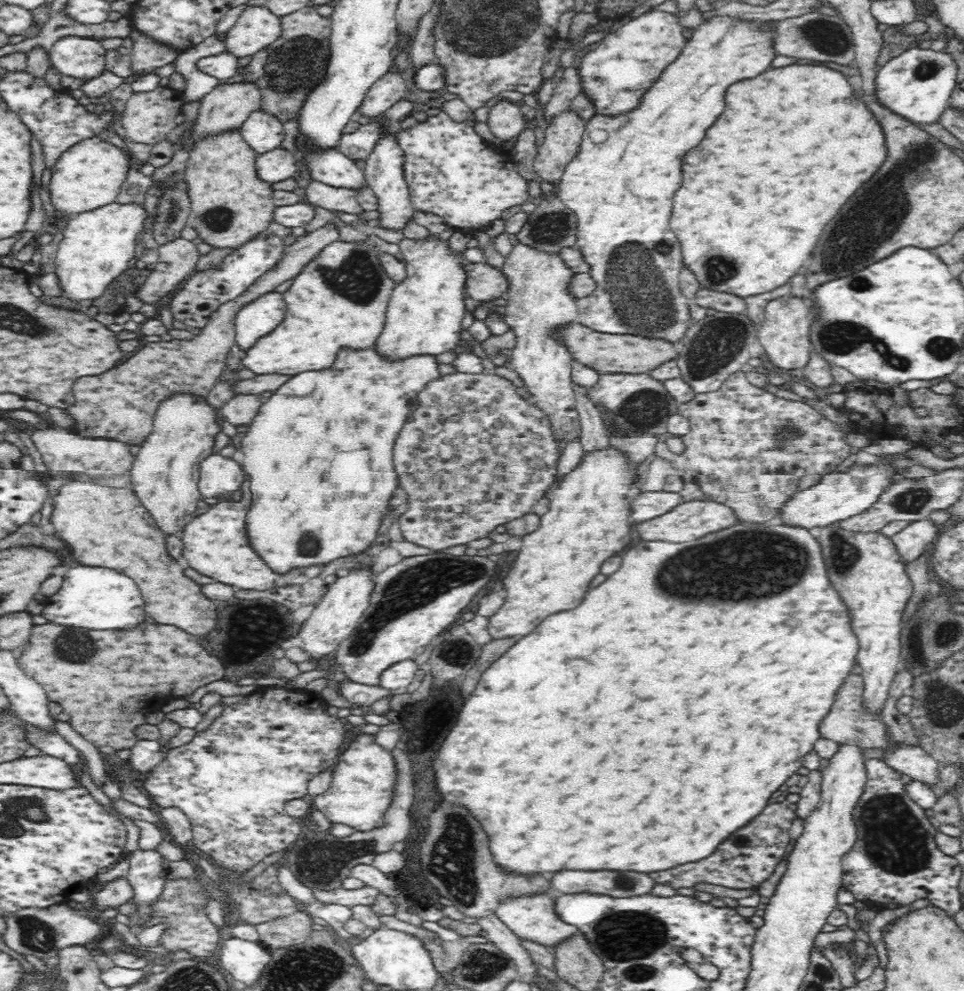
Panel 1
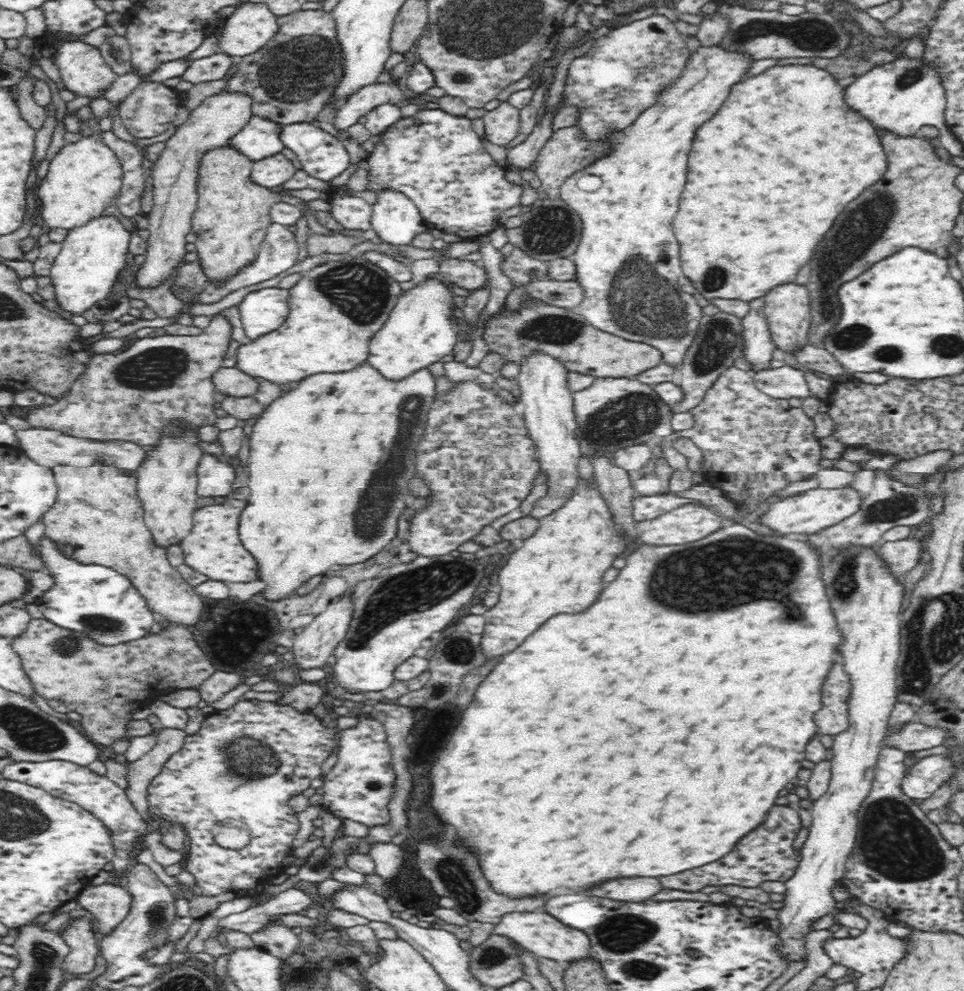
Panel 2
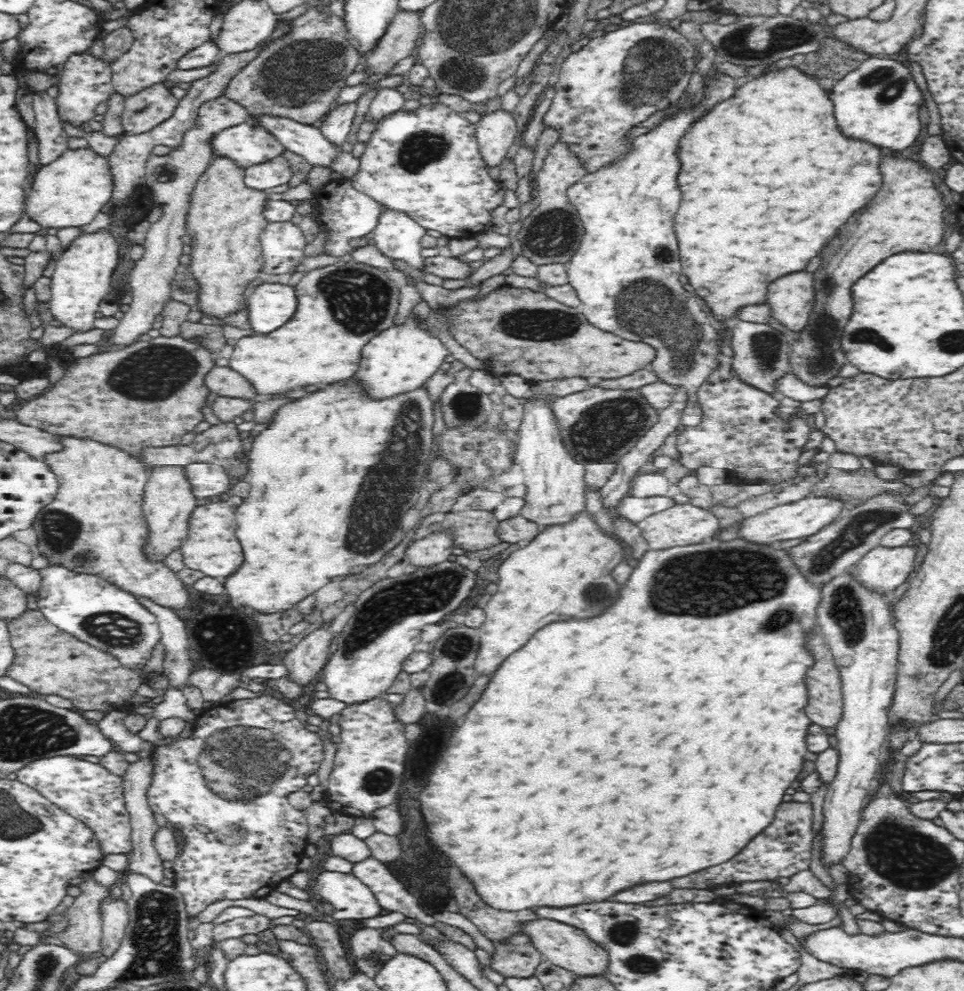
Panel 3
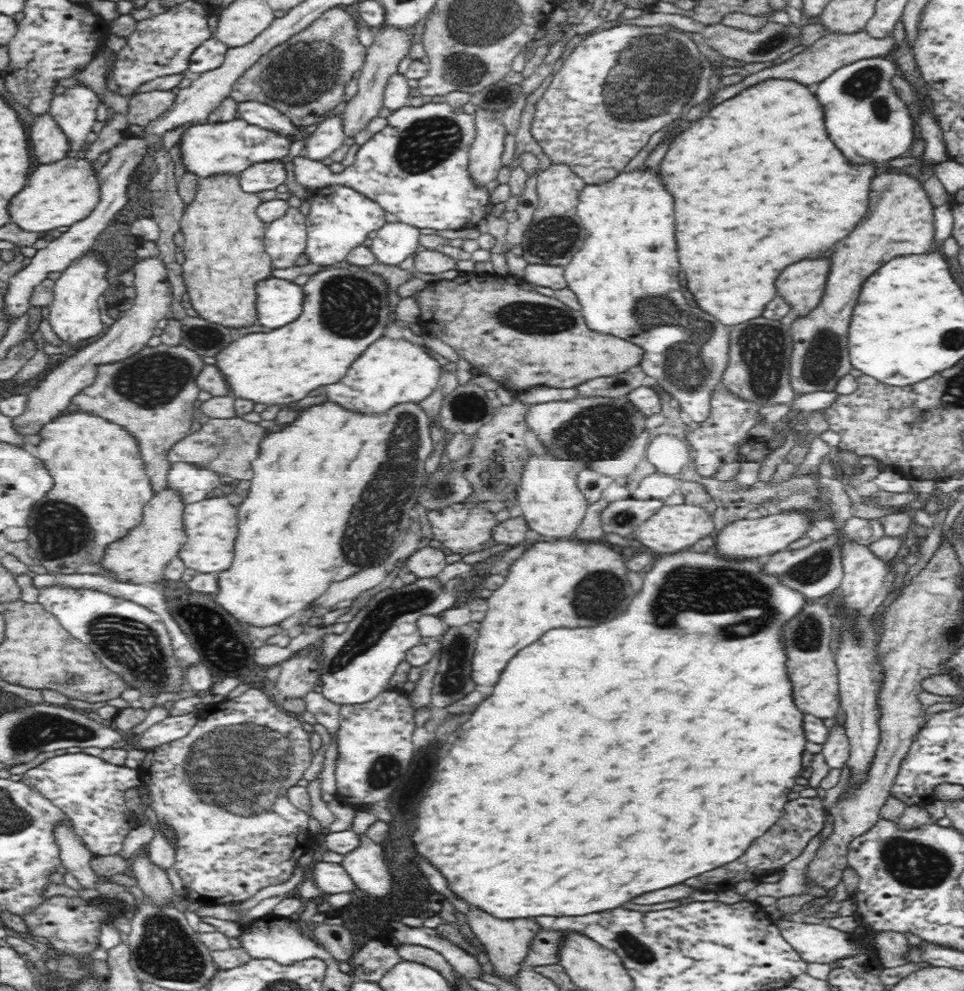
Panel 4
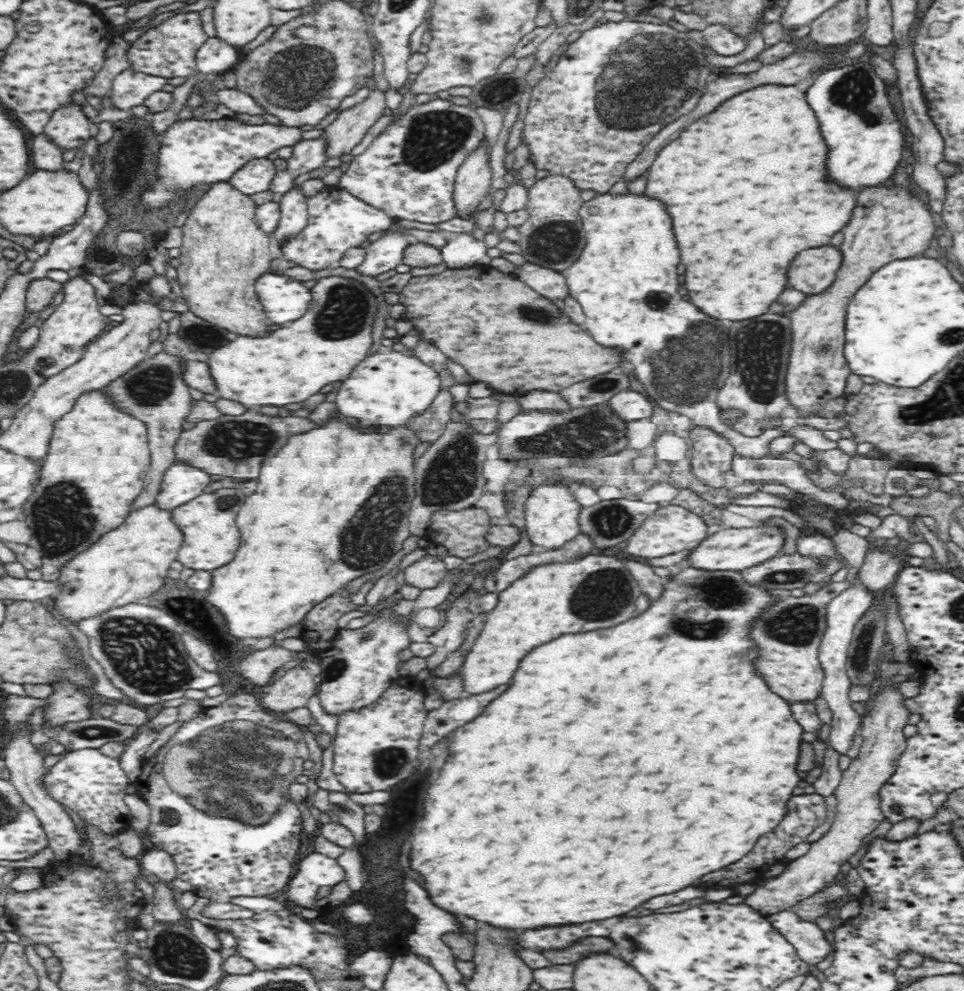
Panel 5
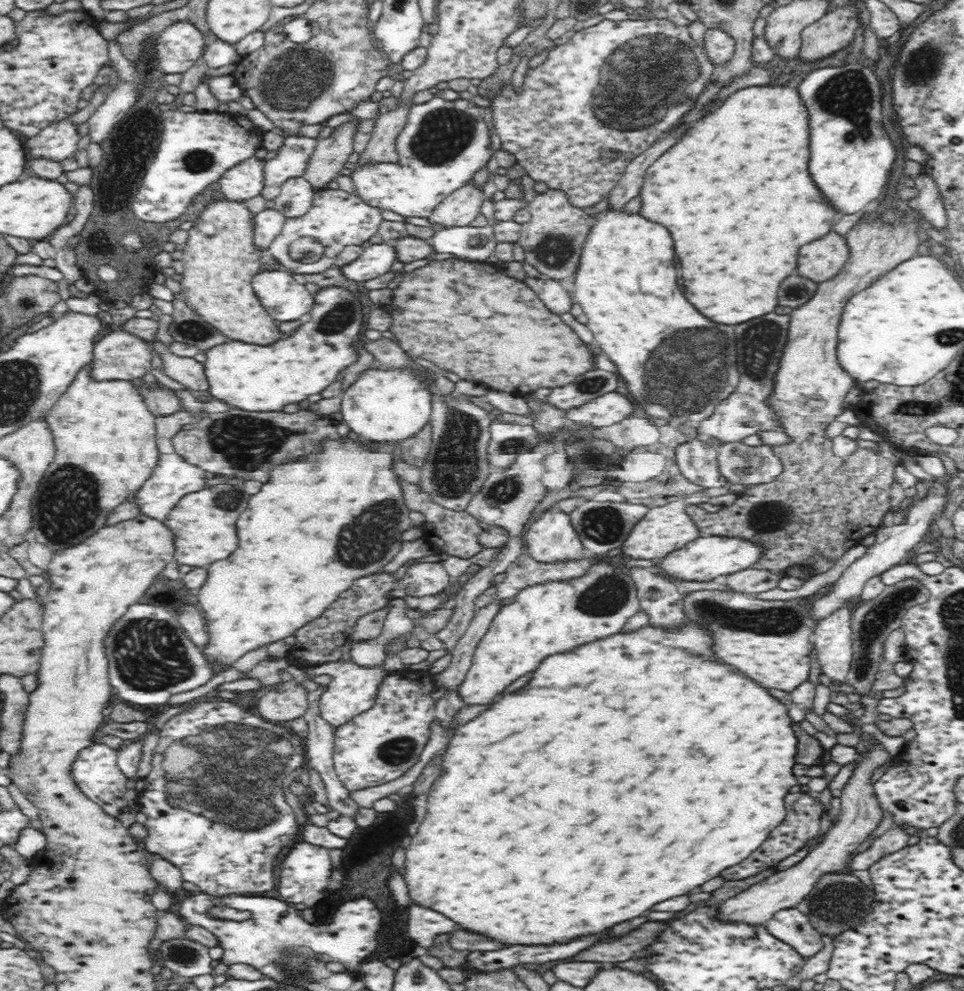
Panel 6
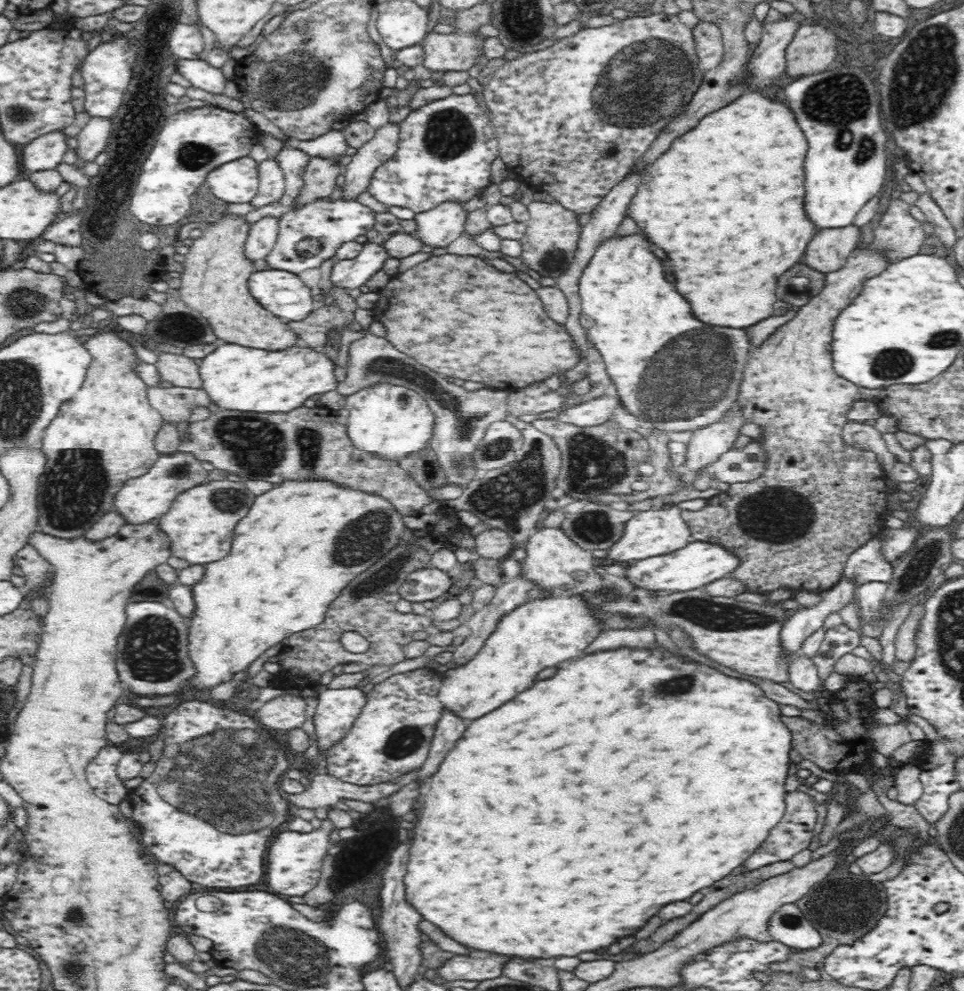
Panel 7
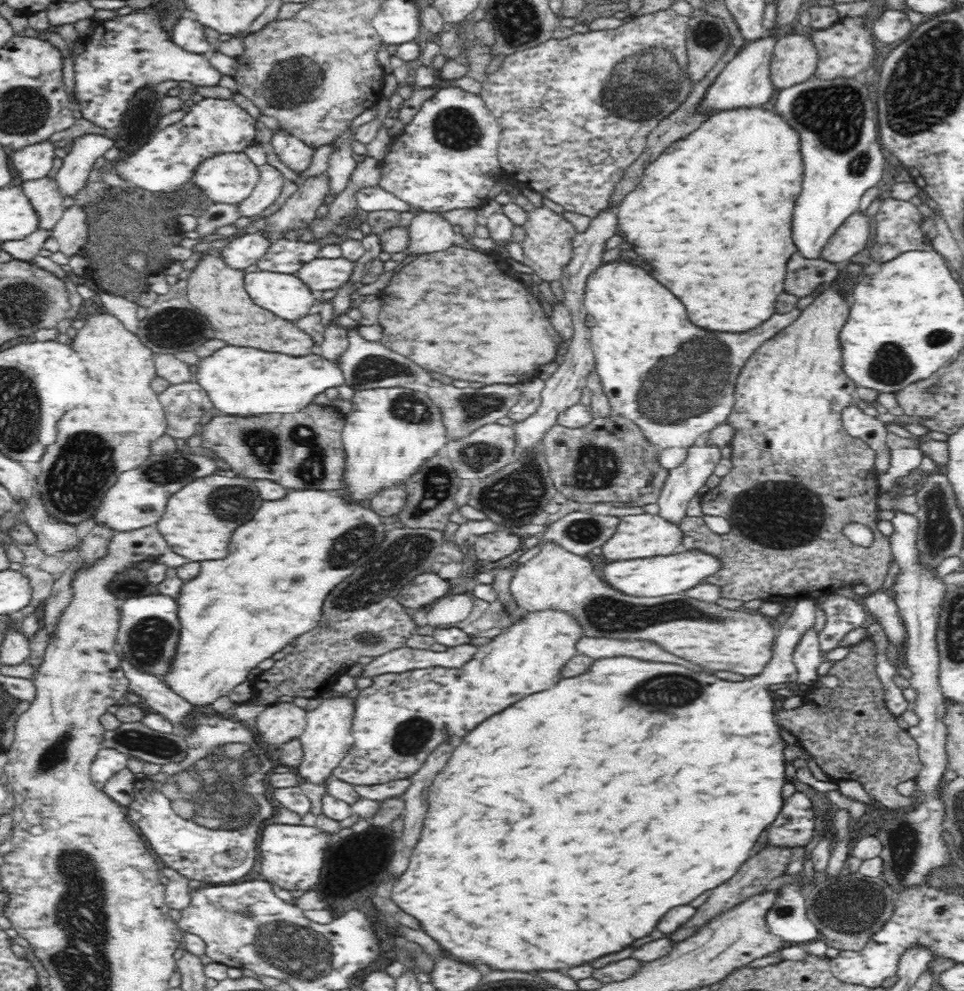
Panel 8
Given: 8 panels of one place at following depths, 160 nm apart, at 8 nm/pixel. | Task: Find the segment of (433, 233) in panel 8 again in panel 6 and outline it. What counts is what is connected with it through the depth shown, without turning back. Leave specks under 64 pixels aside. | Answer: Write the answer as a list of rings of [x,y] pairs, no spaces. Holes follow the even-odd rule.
[[[468,184],[443,199],[433,215],[428,216],[426,220],[442,228],[469,226],[484,210],[483,190]]]

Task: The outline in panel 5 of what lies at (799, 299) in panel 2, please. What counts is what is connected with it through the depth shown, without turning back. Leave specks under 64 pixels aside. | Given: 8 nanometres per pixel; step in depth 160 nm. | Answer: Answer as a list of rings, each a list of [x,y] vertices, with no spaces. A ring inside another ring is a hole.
[[[838,247],[810,248],[790,264],[788,286],[806,295],[820,295],[834,282],[842,261]]]

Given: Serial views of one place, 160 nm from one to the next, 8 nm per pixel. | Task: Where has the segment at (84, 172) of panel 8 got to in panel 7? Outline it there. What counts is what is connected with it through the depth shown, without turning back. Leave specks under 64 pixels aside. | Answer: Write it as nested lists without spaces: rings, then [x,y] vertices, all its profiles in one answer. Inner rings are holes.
[[[92,117],[76,132],[78,146],[75,148],[74,167],[83,170],[88,162],[94,162],[96,156],[108,146],[112,120]]]

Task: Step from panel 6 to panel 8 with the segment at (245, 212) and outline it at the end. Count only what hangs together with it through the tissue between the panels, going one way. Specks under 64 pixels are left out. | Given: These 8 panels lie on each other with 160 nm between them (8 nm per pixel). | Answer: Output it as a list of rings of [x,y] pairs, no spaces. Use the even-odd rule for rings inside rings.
[[[218,252],[204,256],[193,268],[187,279],[187,299],[208,322],[210,336],[216,336],[228,345],[262,348],[266,352],[296,357],[312,354],[312,347],[316,345],[314,339],[294,322],[254,304],[245,289],[244,271],[230,268]]]

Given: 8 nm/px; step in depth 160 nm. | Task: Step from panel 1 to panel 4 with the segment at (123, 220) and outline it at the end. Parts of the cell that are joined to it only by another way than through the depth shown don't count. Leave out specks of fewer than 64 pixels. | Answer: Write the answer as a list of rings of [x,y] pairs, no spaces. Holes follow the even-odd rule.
[[[84,254],[78,261],[74,261],[64,272],[62,276],[55,280],[52,286],[54,300],[49,304],[50,317],[48,318],[52,331],[61,341],[59,347],[63,352],[68,350],[68,346],[83,341],[93,340],[100,336],[107,327],[102,322],[102,314],[98,308],[98,298],[100,294],[108,290],[108,280],[106,276],[106,266],[100,262],[98,256]]]

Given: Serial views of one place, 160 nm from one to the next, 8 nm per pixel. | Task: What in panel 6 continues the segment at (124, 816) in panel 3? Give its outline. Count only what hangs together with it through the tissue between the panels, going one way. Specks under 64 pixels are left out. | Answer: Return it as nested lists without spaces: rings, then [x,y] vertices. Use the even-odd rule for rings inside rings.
[[[100,742],[94,743],[88,748],[83,748],[71,765],[71,775],[75,783],[80,787],[81,792],[102,807],[103,811],[110,816],[118,816],[128,804],[126,801],[127,778],[117,765],[117,749],[110,748]]]

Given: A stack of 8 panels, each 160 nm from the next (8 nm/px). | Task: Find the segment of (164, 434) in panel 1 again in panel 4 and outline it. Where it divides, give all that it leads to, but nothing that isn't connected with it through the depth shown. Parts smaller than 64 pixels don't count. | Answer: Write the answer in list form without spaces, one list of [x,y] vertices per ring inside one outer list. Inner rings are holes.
[[[167,486],[155,493],[143,508],[141,522],[105,551],[100,564],[108,572],[106,577],[143,585],[154,585],[154,582],[162,581],[166,566],[175,556],[179,556],[179,551],[187,541],[183,521],[185,505],[180,493]]]

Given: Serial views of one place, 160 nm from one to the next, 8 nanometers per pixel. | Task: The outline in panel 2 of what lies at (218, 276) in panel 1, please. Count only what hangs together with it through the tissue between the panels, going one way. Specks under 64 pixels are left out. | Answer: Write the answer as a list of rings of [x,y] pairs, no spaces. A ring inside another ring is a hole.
[[[270,224],[255,260],[250,261],[246,266],[240,267],[233,275],[230,273],[228,276],[225,276],[221,281],[214,281],[214,279],[207,277],[204,290],[202,289],[202,292],[196,294],[196,301],[193,303],[216,304],[224,296],[228,296],[230,292],[236,292],[240,288],[246,288],[246,286],[252,286],[252,284],[260,284],[260,282],[266,282],[266,280],[274,278],[298,262],[299,247],[300,245],[296,242],[295,233],[289,231],[283,225]]]

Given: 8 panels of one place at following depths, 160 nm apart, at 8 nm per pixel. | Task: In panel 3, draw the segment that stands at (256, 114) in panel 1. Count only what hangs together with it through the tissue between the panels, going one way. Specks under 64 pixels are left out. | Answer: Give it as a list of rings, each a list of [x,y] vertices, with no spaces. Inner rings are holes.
[[[252,116],[238,126],[218,132],[213,145],[215,155],[226,156],[244,168],[262,164],[285,150],[262,121]]]

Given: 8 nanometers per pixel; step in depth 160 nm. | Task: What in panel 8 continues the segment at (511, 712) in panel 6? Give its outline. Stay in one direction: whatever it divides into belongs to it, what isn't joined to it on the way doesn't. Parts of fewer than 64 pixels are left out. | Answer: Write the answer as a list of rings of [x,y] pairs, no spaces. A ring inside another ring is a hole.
[[[800,599],[795,603],[791,617],[779,627],[775,636],[773,658],[767,662],[760,675],[747,679],[746,682],[728,682],[720,675],[712,675],[691,666],[637,660],[626,656],[608,657],[606,660],[596,660],[590,672],[576,678],[564,678],[552,690],[526,696],[504,712],[478,724],[462,740],[462,744],[456,746],[448,764],[430,786],[430,808],[422,826],[422,836],[414,846],[408,870],[393,884],[392,902],[420,922],[420,928],[438,942],[444,956],[448,954],[448,959],[458,960],[470,967],[486,964],[494,970],[514,972],[566,970],[620,952],[634,940],[650,935],[650,932],[657,929],[656,922],[670,908],[690,904],[702,892],[712,890],[732,878],[742,863],[749,859],[760,832],[780,814],[785,804],[782,800],[782,787],[787,782],[784,774],[785,741],[778,734],[774,720],[774,702],[768,696],[766,686],[774,682],[796,682],[798,672],[791,658],[792,652],[806,628],[814,626],[816,611],[814,599]]]

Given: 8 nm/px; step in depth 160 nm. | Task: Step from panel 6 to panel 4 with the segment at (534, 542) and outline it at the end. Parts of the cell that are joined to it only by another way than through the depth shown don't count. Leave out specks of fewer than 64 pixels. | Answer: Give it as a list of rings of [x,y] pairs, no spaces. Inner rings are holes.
[[[534,454],[526,462],[515,502],[523,510],[522,517],[531,530],[532,538],[565,539],[572,536],[584,520],[589,504],[570,476],[572,463],[553,458],[550,454]]]

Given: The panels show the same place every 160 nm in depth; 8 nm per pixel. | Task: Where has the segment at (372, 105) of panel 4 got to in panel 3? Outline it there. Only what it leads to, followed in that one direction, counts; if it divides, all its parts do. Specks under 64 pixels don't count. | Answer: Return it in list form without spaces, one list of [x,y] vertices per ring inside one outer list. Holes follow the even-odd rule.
[[[400,9],[394,16],[386,34],[378,42],[378,48],[364,58],[364,72],[370,76],[364,83],[378,82],[390,74],[399,60],[408,58],[416,48],[418,36],[422,32],[421,12]]]

